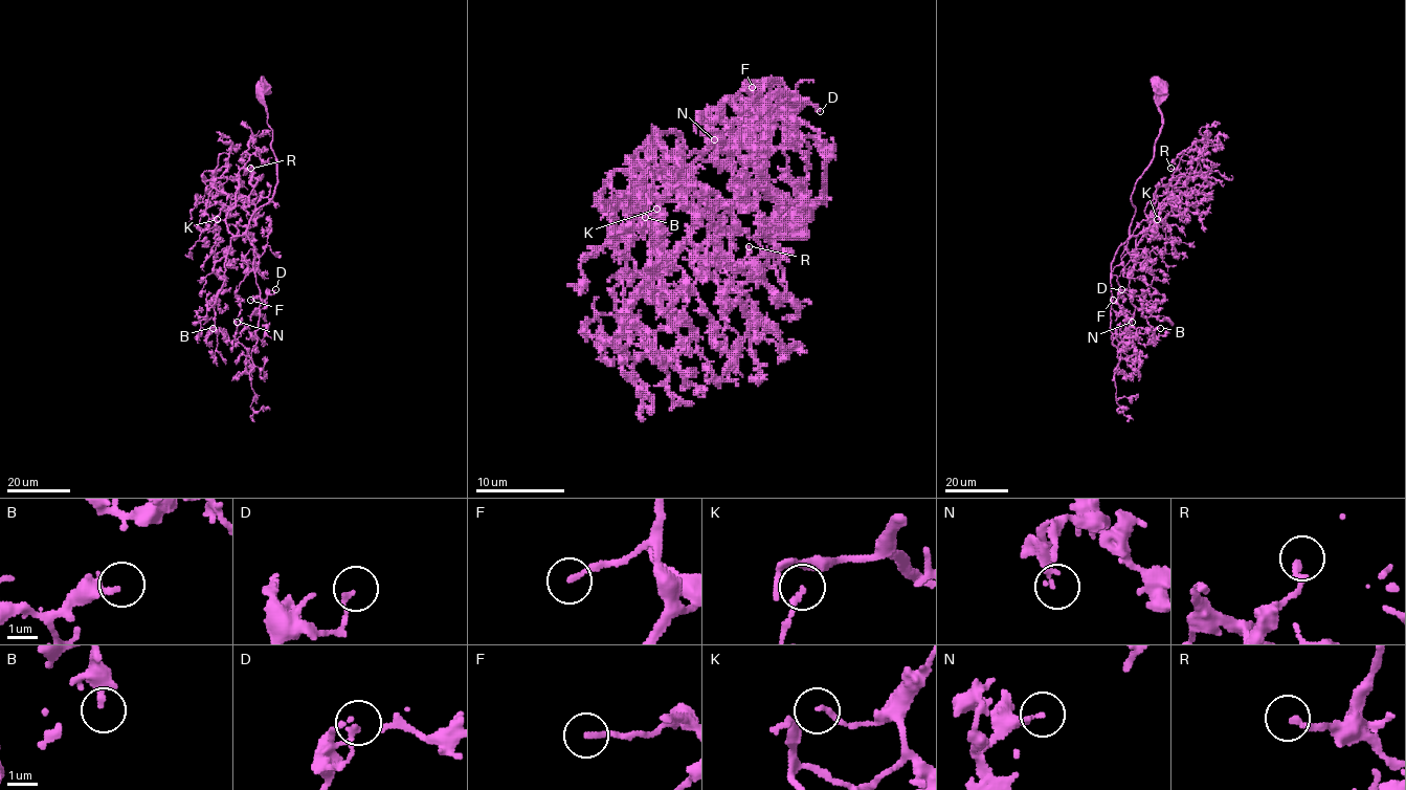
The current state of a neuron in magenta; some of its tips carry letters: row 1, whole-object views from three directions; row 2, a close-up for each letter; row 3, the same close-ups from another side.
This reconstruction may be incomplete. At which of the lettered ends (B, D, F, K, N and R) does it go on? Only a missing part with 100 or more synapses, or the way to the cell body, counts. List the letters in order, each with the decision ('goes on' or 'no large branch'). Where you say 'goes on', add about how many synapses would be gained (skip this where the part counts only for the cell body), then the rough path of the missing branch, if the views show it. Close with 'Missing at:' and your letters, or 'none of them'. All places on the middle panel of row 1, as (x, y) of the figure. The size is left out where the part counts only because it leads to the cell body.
B: no large branch
D: no large branch
F: goes on | 130 syn | (752, 87), (738, 97), (760, 119), (760, 137), (776, 155)
K: no large branch
N: no large branch
R: no large branch
Missing at: F

